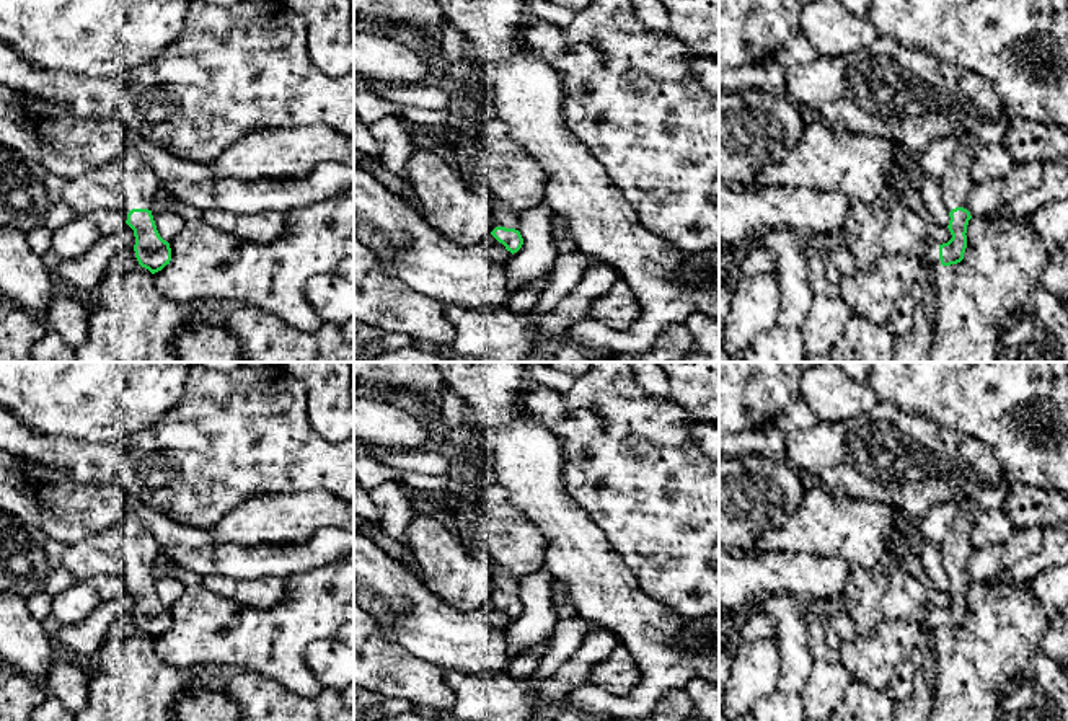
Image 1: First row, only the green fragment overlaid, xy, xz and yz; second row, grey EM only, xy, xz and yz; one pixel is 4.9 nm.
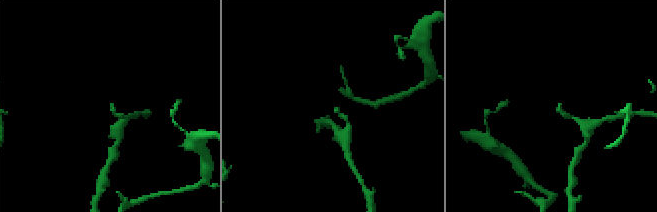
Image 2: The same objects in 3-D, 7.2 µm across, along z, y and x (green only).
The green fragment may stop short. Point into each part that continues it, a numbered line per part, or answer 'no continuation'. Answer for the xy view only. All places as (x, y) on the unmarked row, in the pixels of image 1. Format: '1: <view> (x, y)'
1: xy (139, 550)

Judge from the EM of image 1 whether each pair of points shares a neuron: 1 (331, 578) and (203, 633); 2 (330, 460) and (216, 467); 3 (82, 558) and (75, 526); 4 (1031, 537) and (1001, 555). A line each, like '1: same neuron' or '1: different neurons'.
1: same neuron
2: same neuron
3: different neurons
4: same neuron

